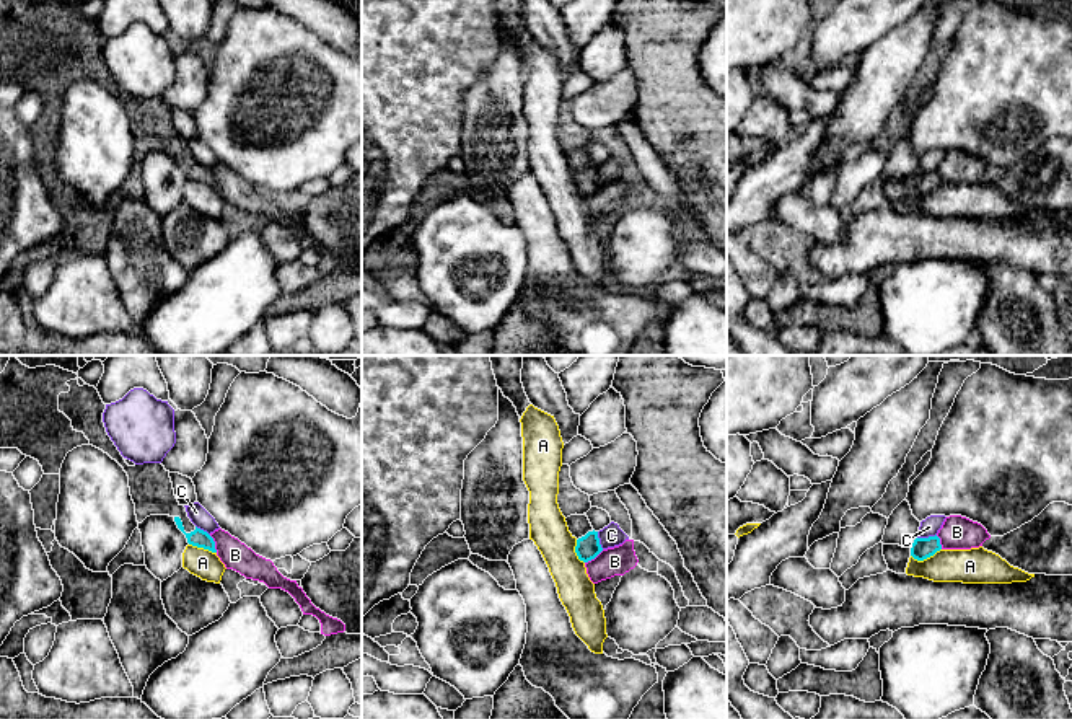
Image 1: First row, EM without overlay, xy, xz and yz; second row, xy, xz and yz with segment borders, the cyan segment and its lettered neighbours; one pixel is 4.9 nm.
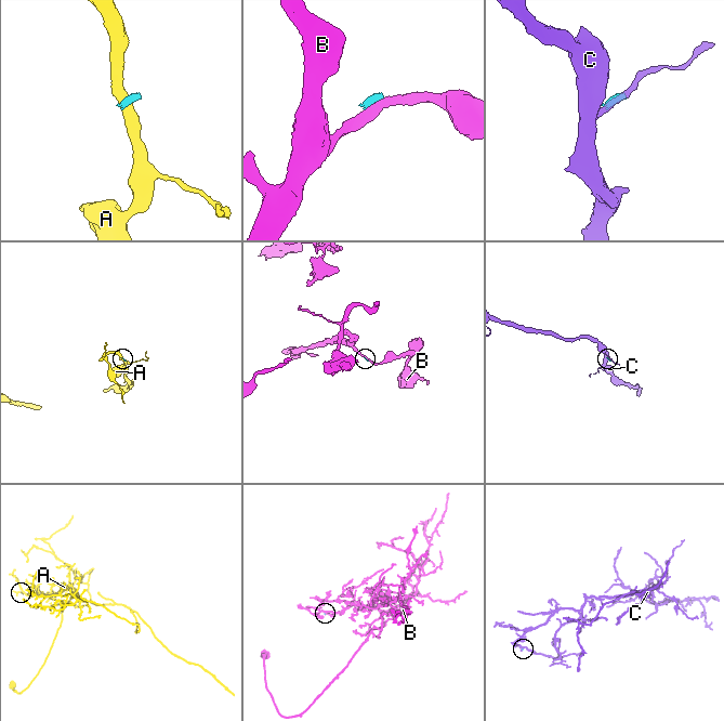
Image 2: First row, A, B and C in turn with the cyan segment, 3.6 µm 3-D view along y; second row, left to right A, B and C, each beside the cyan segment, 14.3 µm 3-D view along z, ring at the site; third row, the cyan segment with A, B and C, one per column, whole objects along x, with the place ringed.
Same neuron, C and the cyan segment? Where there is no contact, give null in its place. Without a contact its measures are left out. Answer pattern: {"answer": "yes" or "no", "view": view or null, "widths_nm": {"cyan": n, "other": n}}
{"answer": "no", "view": "yz", "widths_nm": {"cyan": 110, "other": 90}}

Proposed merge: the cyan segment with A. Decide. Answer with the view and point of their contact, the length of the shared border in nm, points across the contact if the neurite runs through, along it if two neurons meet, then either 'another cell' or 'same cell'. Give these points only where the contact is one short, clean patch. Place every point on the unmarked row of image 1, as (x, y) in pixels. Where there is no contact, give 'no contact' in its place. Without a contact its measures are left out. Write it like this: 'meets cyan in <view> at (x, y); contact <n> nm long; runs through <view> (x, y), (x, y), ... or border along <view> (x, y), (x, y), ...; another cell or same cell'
meets cyan in yz at (926, 193); contact 160 nm long; border along yz (940, 183), (922, 194), (911, 191); another cell

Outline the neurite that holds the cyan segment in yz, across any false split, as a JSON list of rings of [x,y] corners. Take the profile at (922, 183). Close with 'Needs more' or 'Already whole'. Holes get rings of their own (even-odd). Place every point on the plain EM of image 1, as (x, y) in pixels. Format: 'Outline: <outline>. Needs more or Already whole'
Outline: [[[937,170],[929,173],[916,173],[914,178],[911,179],[911,191],[917,196],[924,196],[940,184],[942,179]]]. Already whole

